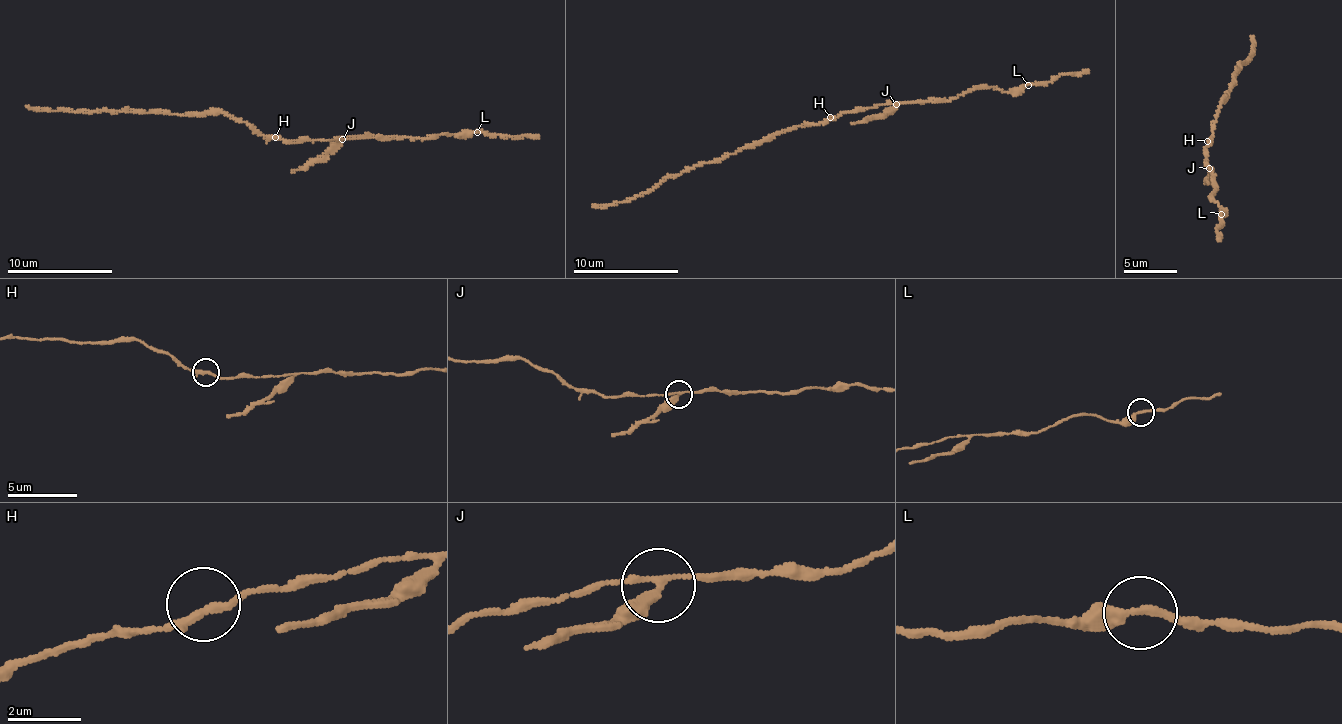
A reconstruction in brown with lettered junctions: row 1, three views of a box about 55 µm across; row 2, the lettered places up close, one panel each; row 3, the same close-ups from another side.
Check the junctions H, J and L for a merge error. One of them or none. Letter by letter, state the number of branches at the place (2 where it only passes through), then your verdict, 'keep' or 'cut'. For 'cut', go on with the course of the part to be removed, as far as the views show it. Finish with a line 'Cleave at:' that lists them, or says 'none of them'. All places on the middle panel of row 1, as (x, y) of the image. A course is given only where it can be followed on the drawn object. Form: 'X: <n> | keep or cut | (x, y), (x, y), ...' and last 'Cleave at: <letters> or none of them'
H: 3 | keep
J: 3 | cut | (895, 104), (878, 116), (852, 124)
L: 2 | keep
Cleave at: J

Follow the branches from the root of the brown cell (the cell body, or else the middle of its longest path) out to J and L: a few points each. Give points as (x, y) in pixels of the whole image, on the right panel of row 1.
J: (1210, 141), (1204, 148), (1208, 167)
L: (1210, 141), (1204, 148), (1208, 156), (1206, 162), (1218, 187), (1211, 196), (1225, 214), (1221, 214)

